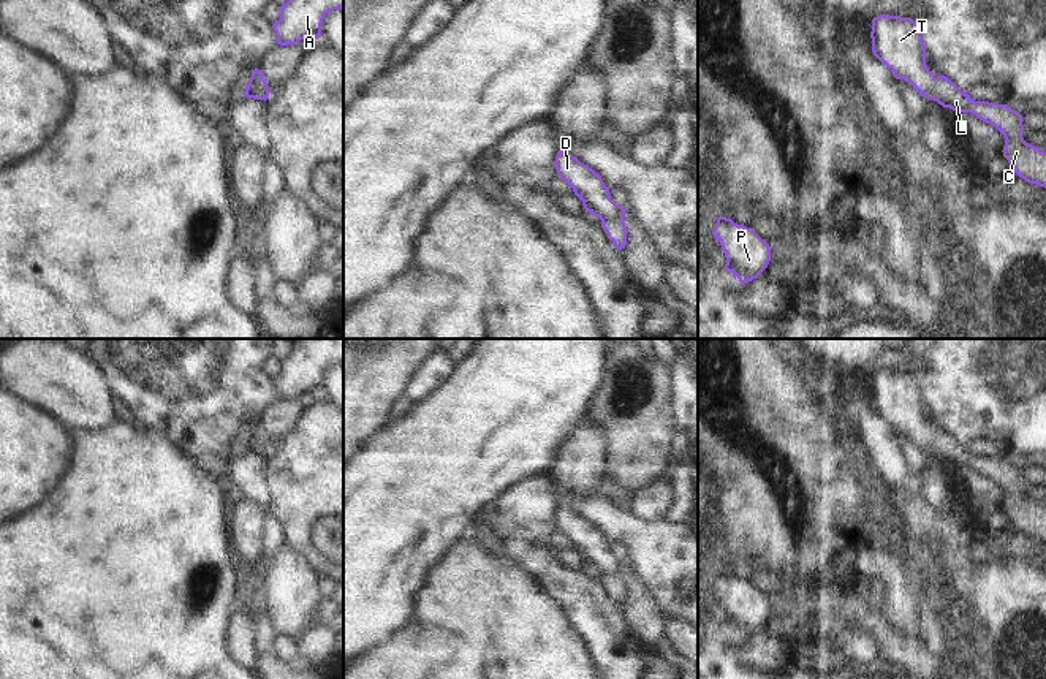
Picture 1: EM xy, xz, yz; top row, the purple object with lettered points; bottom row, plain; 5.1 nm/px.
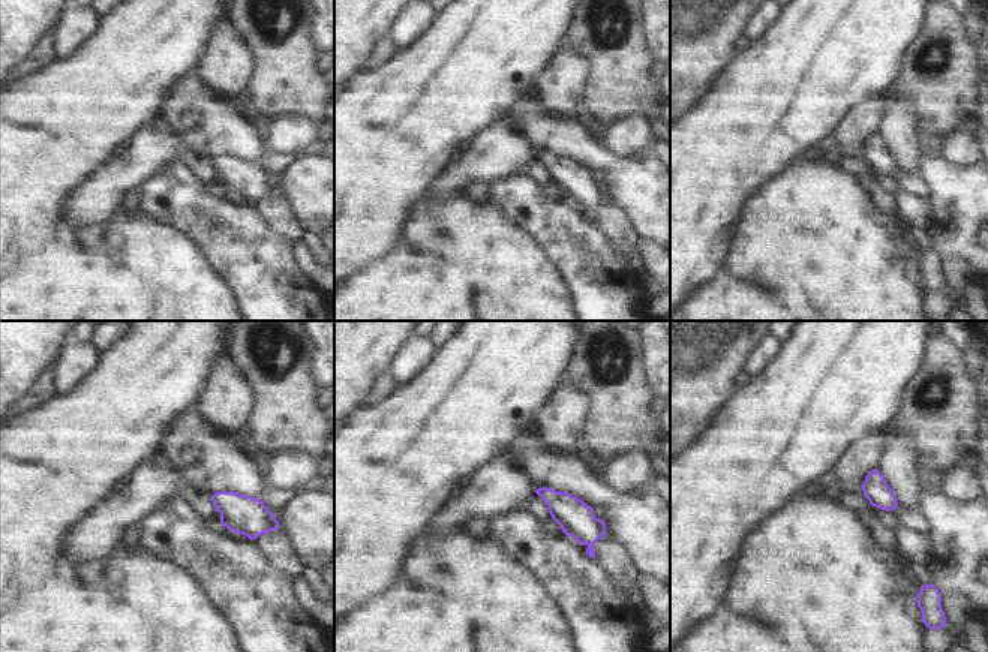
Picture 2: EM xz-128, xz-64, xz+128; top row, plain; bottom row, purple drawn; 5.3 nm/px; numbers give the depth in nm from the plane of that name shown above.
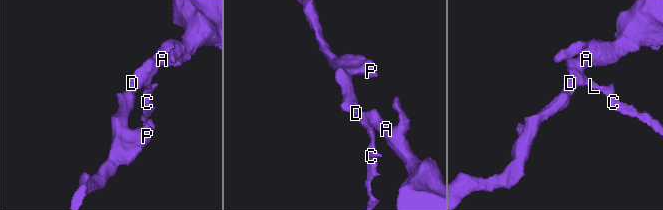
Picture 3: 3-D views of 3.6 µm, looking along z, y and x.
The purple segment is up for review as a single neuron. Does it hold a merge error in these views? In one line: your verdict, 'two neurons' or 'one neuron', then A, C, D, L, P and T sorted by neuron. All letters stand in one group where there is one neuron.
two neurons; A D P T / C L

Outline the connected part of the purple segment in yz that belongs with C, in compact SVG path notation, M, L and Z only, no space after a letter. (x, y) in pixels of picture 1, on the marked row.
M943 74L935 78L932 100L956 112L972 112L994 125L1005 138L1002 152L1014 173L1025 182L1046 188L1046 152L1024 141L1024 120L1018 111L1006 104L975 101Z

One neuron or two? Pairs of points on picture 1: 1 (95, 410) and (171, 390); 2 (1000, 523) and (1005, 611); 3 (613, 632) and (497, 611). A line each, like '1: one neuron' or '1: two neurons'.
1: two neurons
2: two neurons
3: two neurons

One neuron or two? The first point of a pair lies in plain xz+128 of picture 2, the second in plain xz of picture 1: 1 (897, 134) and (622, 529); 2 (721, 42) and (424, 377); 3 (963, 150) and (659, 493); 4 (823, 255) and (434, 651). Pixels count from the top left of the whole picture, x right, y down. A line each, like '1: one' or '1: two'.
1: two
2: two
3: one
4: two

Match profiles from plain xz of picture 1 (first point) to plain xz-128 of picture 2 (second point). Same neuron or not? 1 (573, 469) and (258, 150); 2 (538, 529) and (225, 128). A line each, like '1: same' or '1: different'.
1: different
2: different

